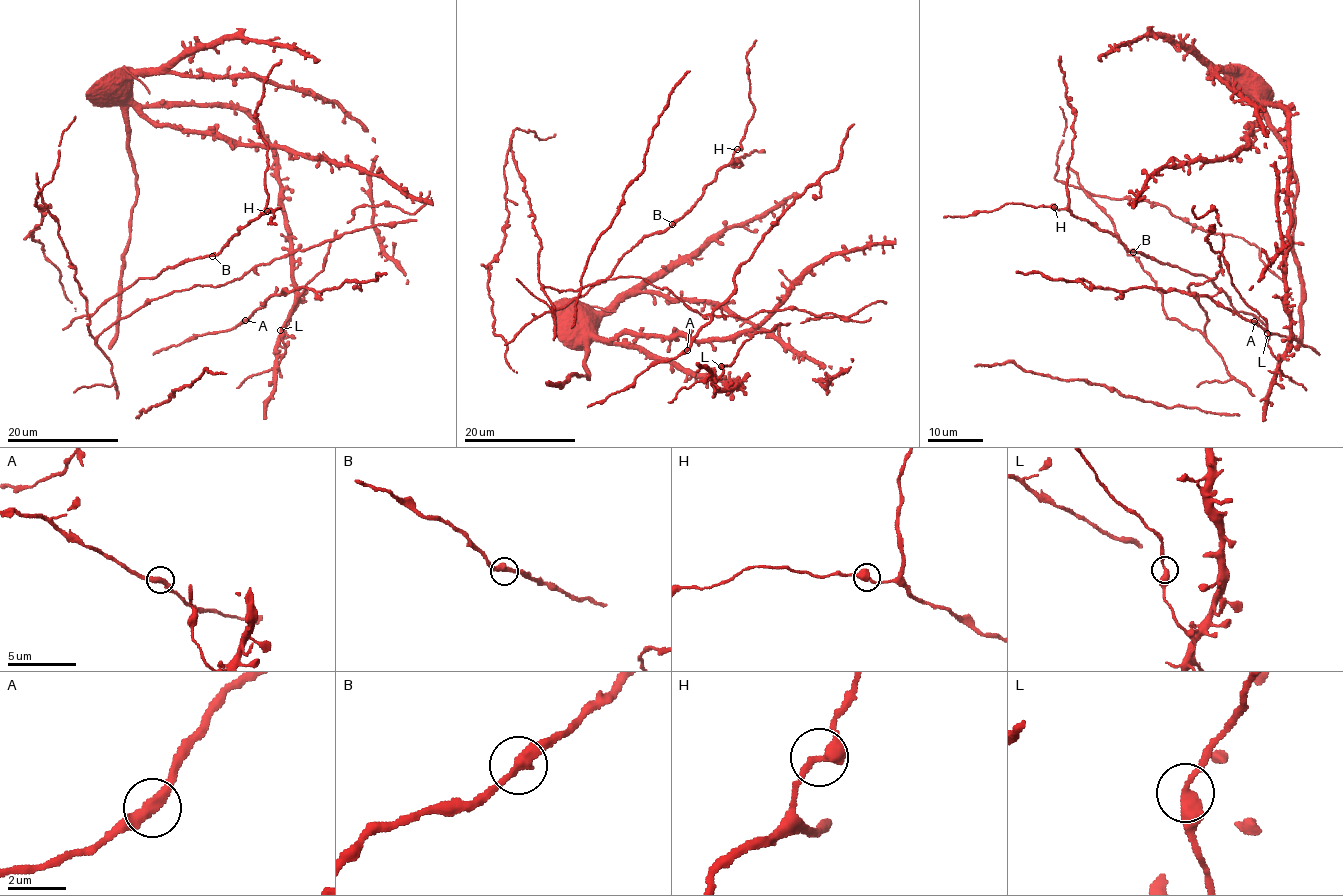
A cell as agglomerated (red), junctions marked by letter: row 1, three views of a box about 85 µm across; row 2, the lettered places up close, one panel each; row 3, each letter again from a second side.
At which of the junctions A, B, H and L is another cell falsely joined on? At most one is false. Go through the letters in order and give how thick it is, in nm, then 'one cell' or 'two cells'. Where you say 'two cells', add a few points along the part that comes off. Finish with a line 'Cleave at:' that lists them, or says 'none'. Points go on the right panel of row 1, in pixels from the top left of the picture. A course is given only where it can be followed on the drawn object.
A: 380 nm thick; one cell
B: 360 nm thick; one cell
H: 400 nm thick; one cell
L: 400 nm thick; one cell
Cleave at: none

